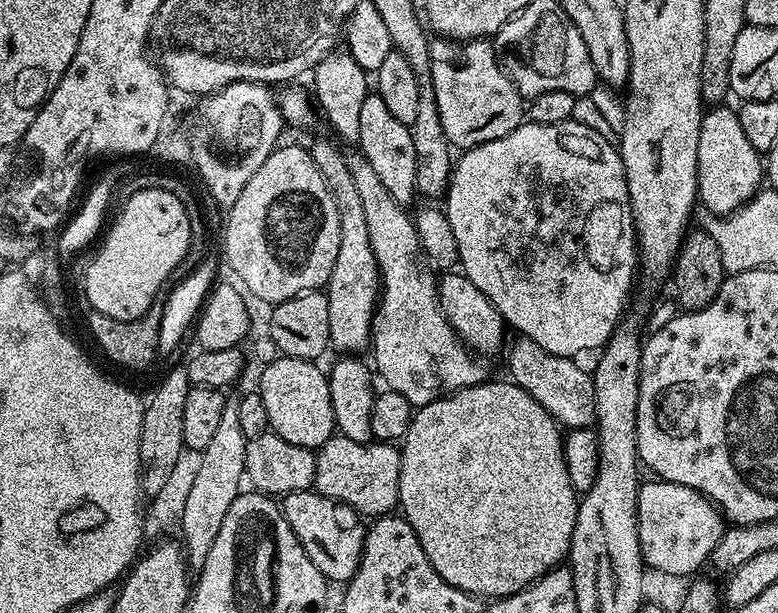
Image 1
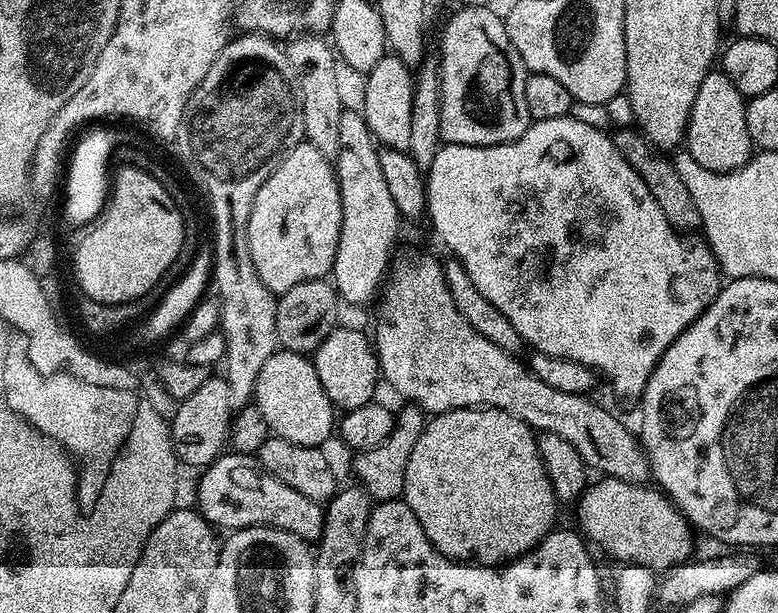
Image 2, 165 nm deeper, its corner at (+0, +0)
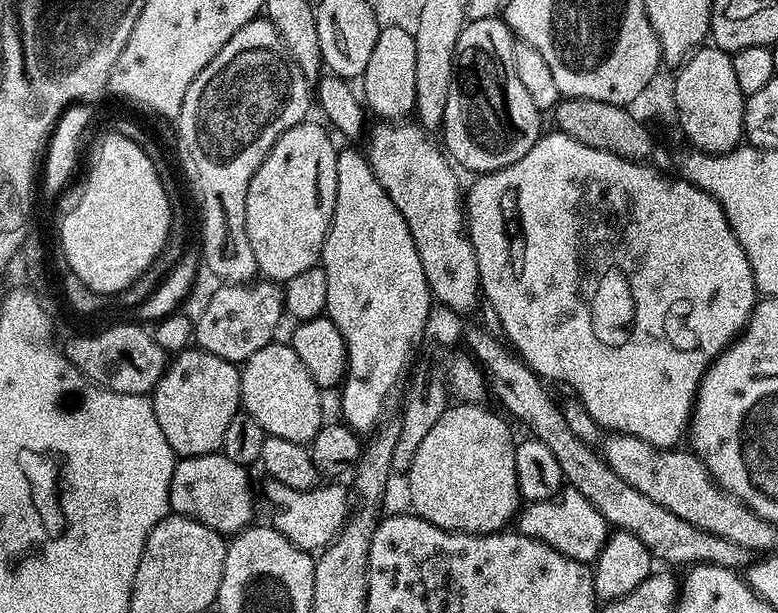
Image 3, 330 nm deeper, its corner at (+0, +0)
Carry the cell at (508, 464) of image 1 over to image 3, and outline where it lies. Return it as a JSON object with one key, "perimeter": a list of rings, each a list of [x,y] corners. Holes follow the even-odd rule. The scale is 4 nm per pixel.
{"perimeter":[[[456,402],[434,422],[426,438],[418,445],[418,454],[408,468],[408,500],[411,511],[448,532],[474,532],[486,536],[490,532],[505,531],[515,521],[521,507],[518,474],[514,470],[517,441],[512,440],[508,424],[496,412],[480,402]]]}

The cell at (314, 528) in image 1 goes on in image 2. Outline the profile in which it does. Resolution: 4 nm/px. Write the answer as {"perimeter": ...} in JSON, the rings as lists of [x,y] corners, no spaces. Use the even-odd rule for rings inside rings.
{"perimeter":[[[233,451],[221,454],[199,476],[194,504],[213,529],[235,530],[264,524],[268,528],[286,530],[305,542],[319,541],[320,531],[324,529],[324,508],[317,501],[306,498],[306,494],[290,490],[286,482],[278,482],[278,478],[254,466],[252,456]]]}

